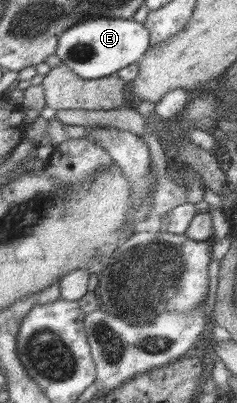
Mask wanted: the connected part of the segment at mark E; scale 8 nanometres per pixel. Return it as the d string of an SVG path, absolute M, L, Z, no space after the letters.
M94 16L75 22L75 25L65 29L57 39L54 54L75 75L84 80L97 80L137 62L148 48L148 32L143 24L133 19Z

